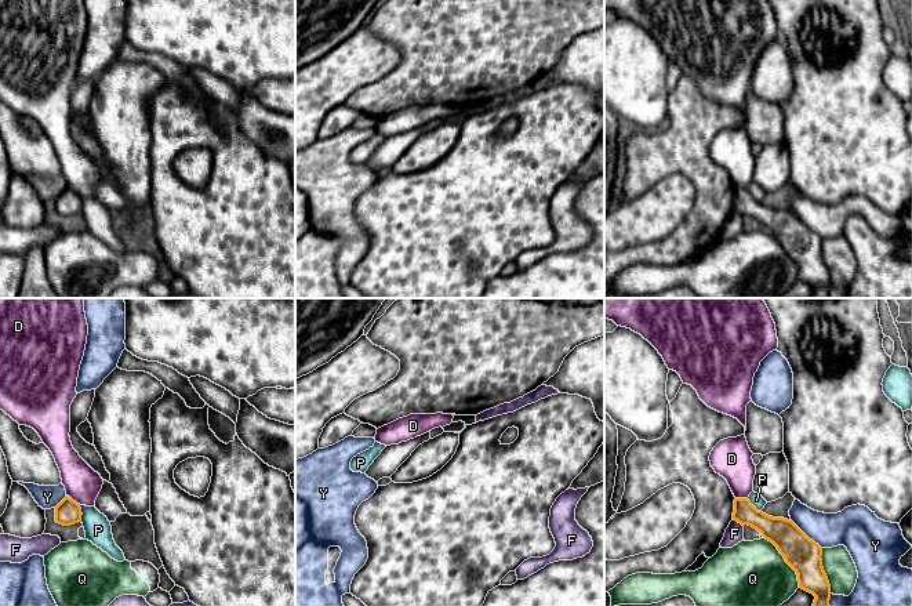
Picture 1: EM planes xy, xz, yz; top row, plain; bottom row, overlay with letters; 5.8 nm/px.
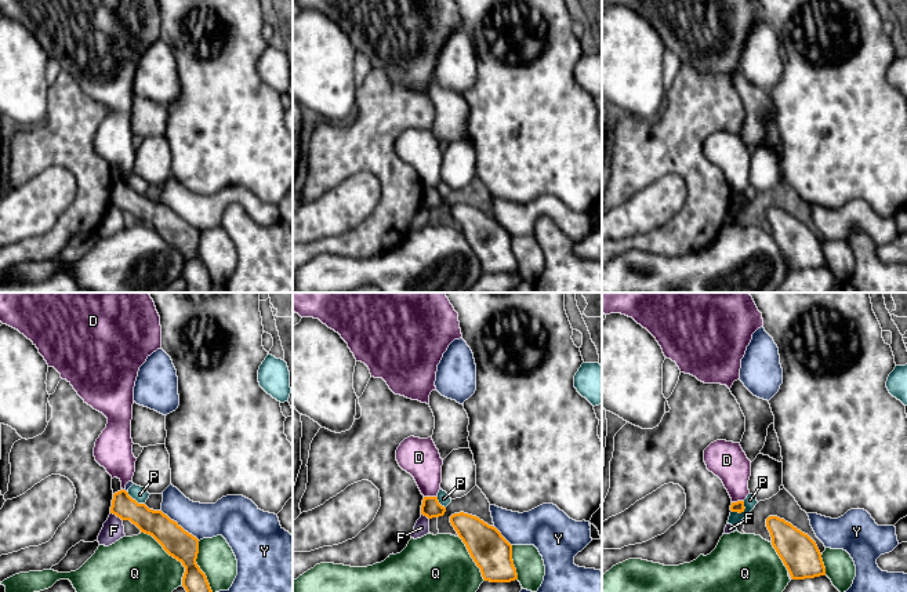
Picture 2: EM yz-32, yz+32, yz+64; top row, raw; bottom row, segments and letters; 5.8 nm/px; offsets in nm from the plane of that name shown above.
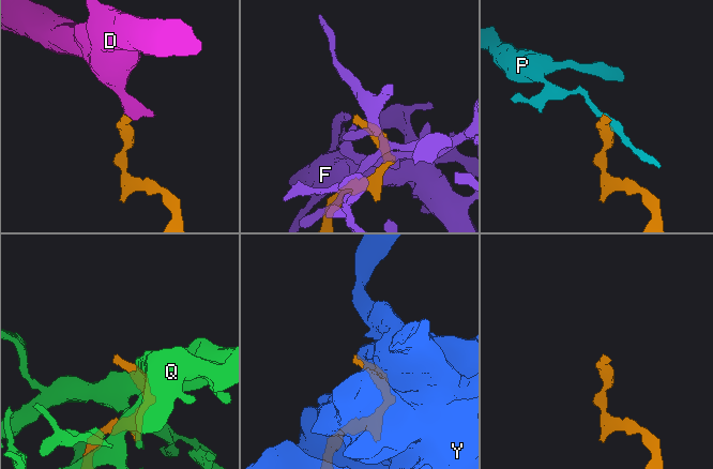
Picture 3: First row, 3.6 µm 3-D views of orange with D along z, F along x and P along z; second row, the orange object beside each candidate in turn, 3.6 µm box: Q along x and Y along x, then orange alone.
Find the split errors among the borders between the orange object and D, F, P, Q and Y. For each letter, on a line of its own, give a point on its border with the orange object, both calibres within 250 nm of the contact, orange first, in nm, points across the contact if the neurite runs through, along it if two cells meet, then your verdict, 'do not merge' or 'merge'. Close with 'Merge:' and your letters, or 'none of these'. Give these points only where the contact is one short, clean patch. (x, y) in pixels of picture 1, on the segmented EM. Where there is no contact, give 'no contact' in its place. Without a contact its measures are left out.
D: contact yz (741, 499); calibres 140 and 240 nm; border yz (736, 497), (747, 499); do not merge
F: contact yz (738, 522); calibres 160 and 110 nm; do not merge
P: contact xy (80, 512); calibres 150 and 160 nm; border xy (77, 504), (82, 521); do not merge
Q: contact yz (785, 561); calibres 200 and 380 nm; do not merge
Y: contact yz (805, 534); calibres 200 and 200 nm; do not merge
Merge: none of these

